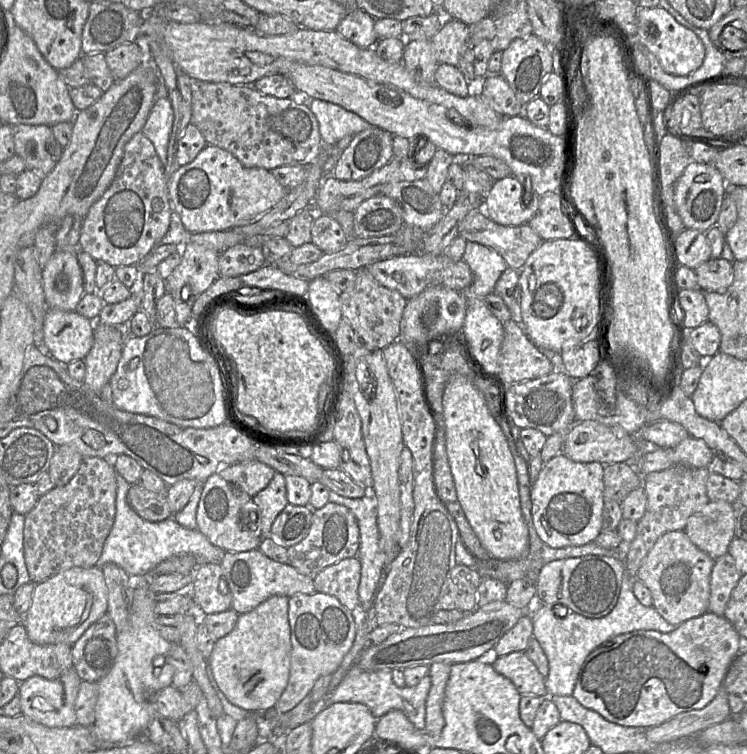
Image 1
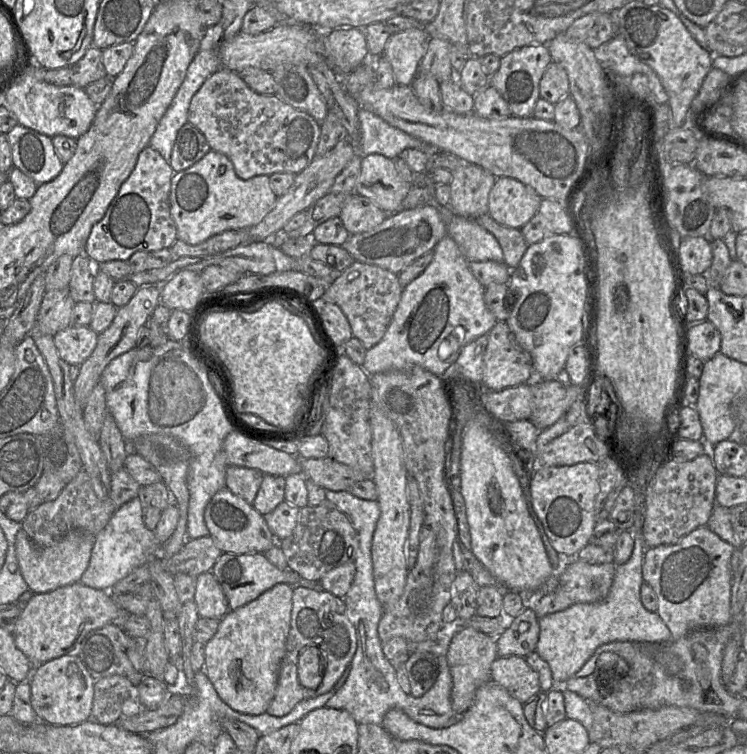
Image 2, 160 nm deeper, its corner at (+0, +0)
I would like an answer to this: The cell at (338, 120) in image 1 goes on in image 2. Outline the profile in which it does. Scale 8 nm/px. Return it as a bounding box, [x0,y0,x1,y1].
[357,109,442,160]

